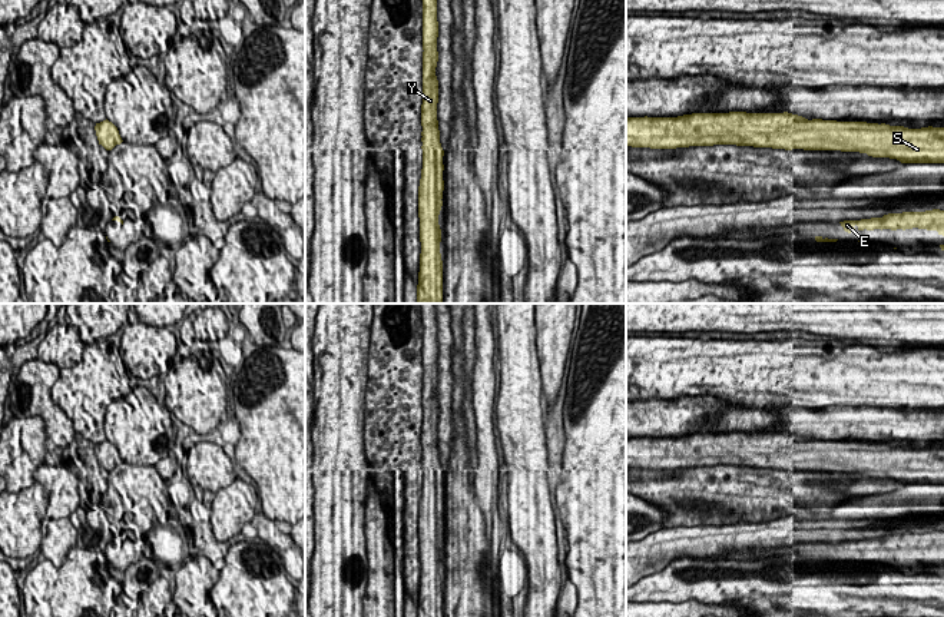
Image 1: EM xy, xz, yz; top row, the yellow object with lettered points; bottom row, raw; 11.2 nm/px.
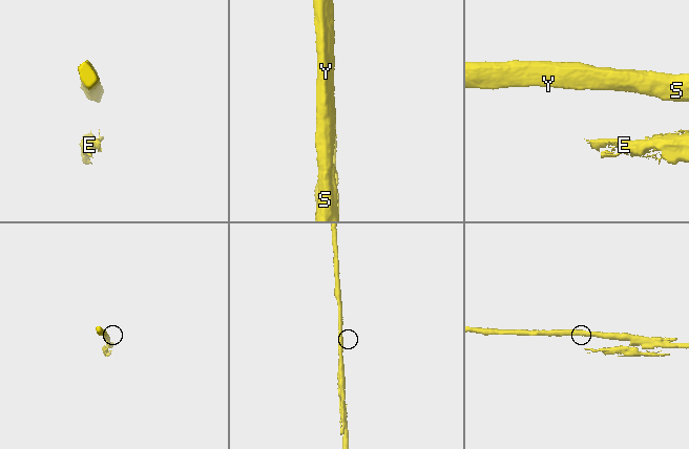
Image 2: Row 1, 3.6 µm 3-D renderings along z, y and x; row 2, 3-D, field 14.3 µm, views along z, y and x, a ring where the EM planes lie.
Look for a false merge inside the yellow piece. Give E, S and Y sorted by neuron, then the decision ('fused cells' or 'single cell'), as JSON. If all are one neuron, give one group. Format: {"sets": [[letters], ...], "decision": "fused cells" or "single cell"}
{"sets": [["E", "S", "Y"]], "decision": "single cell"}

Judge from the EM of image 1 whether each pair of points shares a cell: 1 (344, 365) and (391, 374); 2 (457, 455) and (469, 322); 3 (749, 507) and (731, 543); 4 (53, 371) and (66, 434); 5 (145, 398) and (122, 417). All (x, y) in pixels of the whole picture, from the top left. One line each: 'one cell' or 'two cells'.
1: two cells
2: two cells
3: two cells
4: one cell
5: one cell

